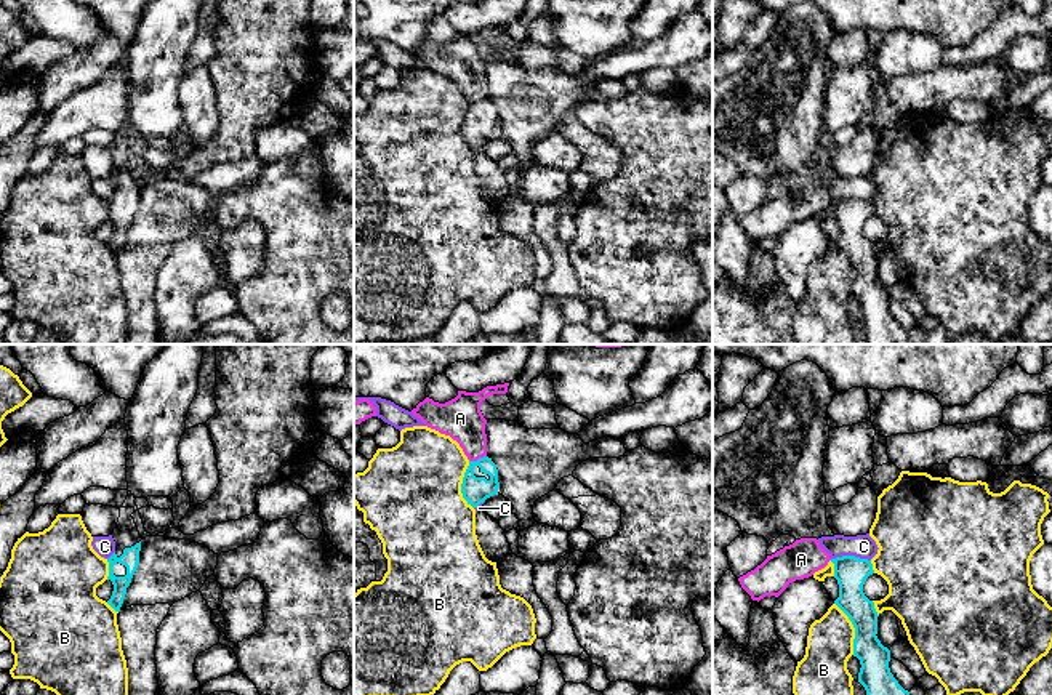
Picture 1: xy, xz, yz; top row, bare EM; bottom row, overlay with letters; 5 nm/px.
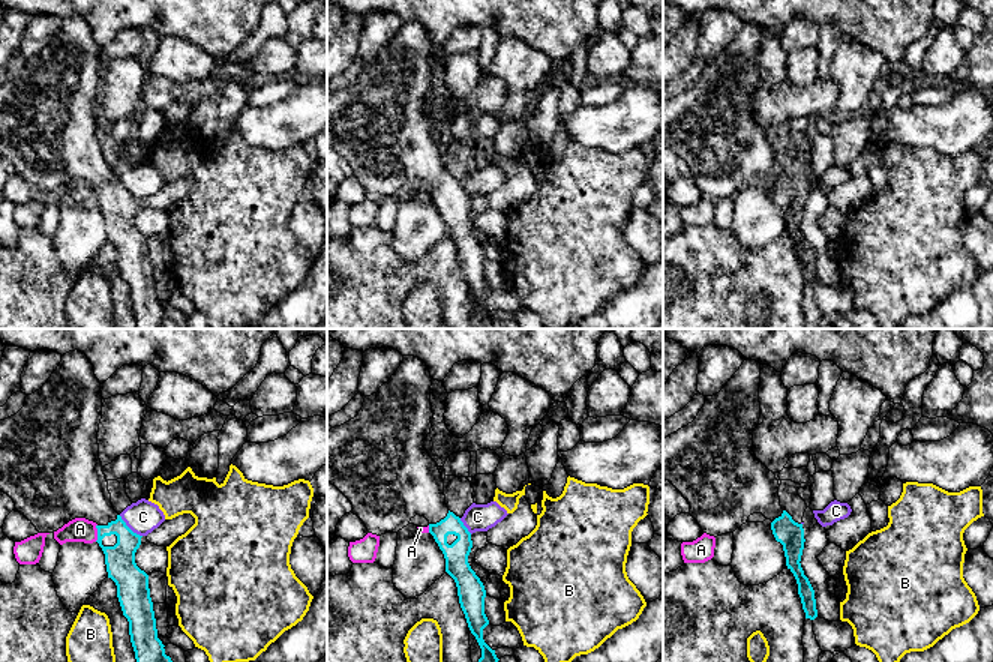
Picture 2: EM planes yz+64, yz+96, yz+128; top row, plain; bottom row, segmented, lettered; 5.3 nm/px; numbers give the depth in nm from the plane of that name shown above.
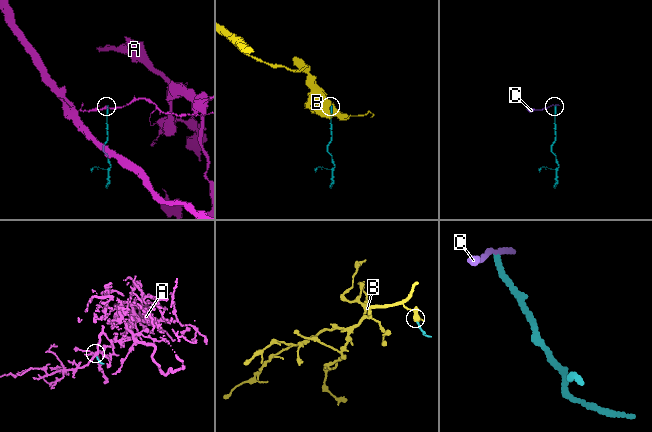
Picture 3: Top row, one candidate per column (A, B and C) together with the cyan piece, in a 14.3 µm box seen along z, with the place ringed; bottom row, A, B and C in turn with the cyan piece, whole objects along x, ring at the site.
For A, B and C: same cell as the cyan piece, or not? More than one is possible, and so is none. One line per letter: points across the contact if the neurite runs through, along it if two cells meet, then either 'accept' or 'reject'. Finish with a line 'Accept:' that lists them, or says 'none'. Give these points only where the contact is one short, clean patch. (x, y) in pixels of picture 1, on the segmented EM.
A: border along xz (485, 455), (469, 461); reject
B: reject
C: border along yz (831, 558), (859, 556), (870, 561); reject
Accept: none

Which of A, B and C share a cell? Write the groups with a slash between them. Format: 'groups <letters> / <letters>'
groups A / B / C

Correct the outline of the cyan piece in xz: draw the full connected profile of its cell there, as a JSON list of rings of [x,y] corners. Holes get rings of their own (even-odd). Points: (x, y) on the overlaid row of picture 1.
[[[484,456],[469,461],[461,484],[461,493],[468,504],[477,508],[487,498],[496,495],[498,487],[498,469],[492,458]]]

